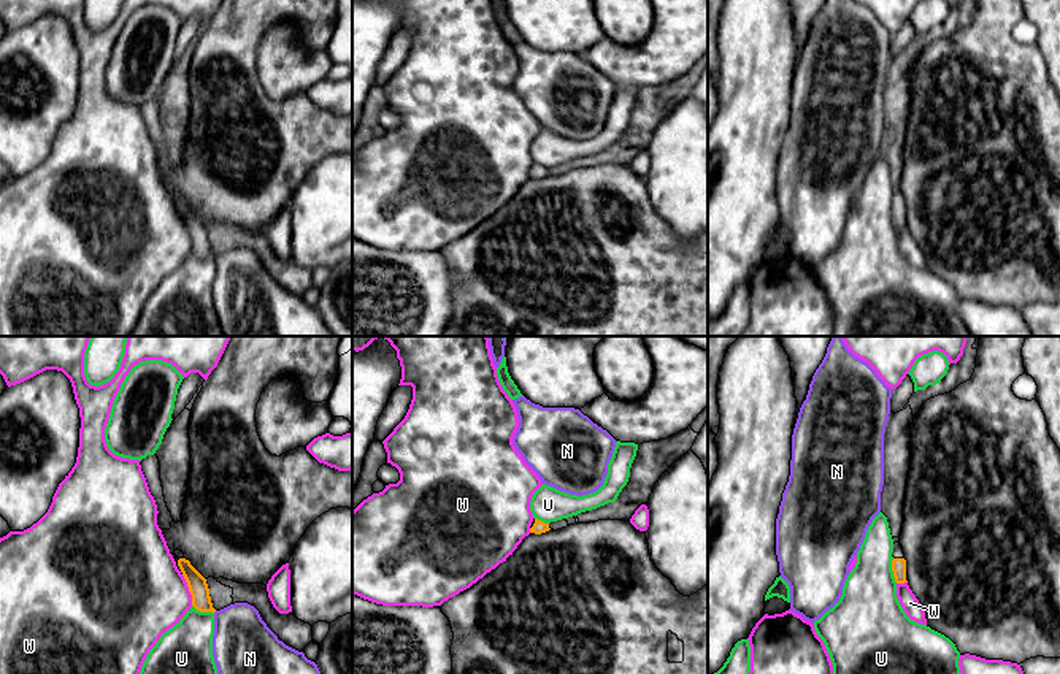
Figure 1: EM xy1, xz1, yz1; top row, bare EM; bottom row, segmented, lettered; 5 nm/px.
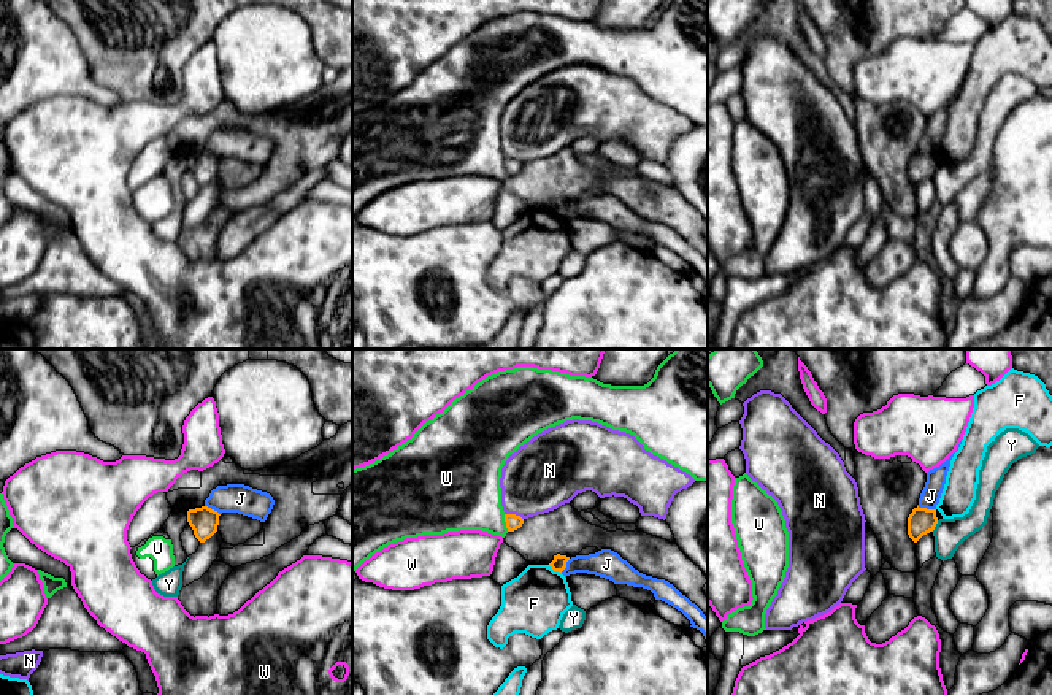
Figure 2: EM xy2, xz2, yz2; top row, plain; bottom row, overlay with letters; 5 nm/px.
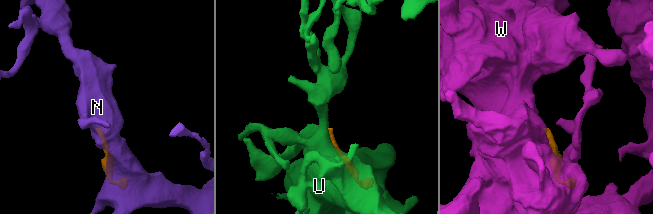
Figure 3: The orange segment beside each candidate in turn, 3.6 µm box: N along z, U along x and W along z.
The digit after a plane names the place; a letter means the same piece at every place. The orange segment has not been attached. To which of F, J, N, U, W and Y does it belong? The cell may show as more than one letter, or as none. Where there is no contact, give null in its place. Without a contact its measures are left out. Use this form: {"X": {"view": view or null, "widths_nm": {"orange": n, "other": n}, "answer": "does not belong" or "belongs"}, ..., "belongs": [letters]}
{"F": {"view": "xz2", "widths_nm": {"orange": 80, "other": 320}, "answer": "does not belong"}, "J": {"view": "yz2", "widths_nm": {"orange": 140, "other": 100}, "answer": "does not belong"}, "N": {"view": "xz2", "widths_nm": {"orange": 80, "other": 360}, "answer": "does not belong"}, "U": {"view": "yz1", "widths_nm": {"orange": 80, "other": 320}, "answer": "does not belong"}, "W": {"view": "xy1", "widths_nm": {"orange": 100, "other": 460}, "answer": "does not belong"}, "Y": {"view": "yz2", "widths_nm": {"orange": 140, "other": 160}, "answer": "does not belong"}, "belongs": []}

